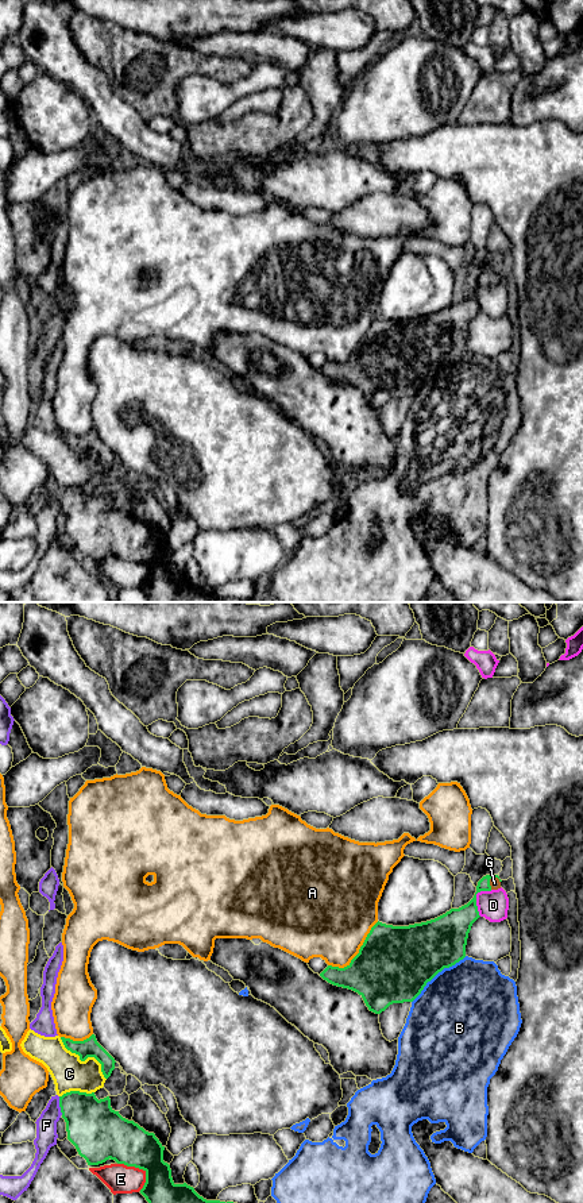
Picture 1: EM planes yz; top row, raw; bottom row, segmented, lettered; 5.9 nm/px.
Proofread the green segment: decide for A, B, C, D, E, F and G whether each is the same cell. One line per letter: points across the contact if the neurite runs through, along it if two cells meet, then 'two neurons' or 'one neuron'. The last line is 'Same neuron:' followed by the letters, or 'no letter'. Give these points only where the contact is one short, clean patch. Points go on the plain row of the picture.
A: two neurons
B: two neurons
C: two neurons
D: two neurons
E: two neurons
F: two neurons
G: runs through yz (466, 311), (474, 290), (489, 277), (494, 278); one neuron
Same neuron: G

